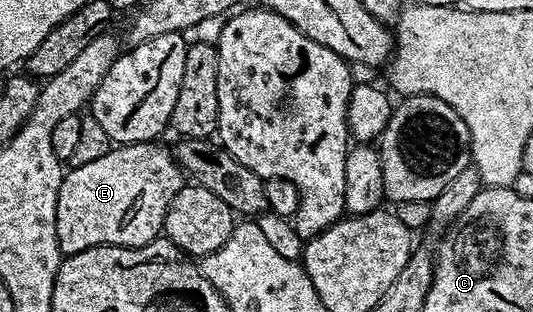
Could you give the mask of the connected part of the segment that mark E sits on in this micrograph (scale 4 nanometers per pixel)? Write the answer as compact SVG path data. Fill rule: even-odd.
M160 142L113 146L95 162L65 171L56 207L56 241L61 253L81 252L99 244L146 246L163 233L166 210L185 183L184 169Z

